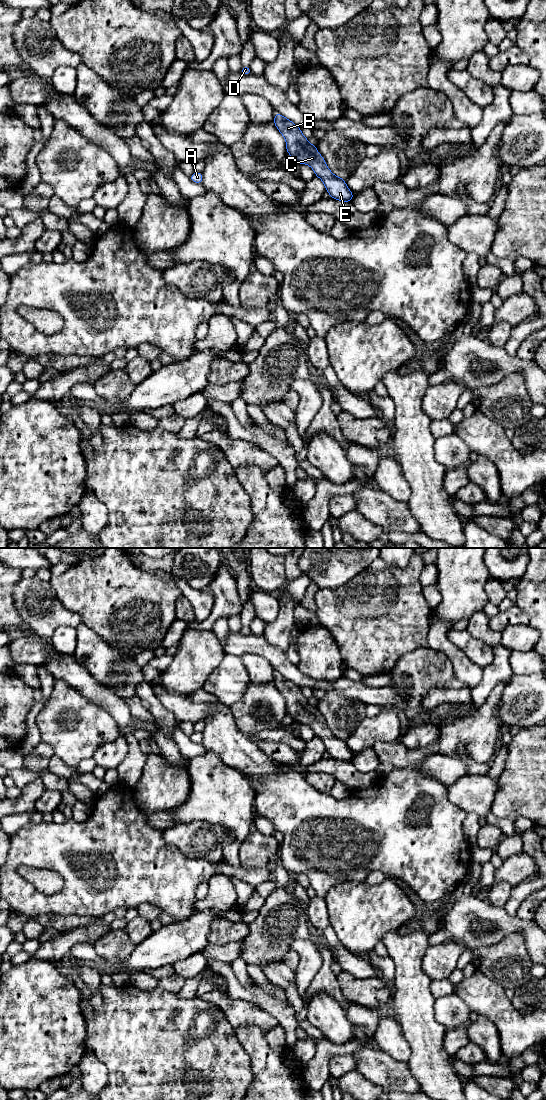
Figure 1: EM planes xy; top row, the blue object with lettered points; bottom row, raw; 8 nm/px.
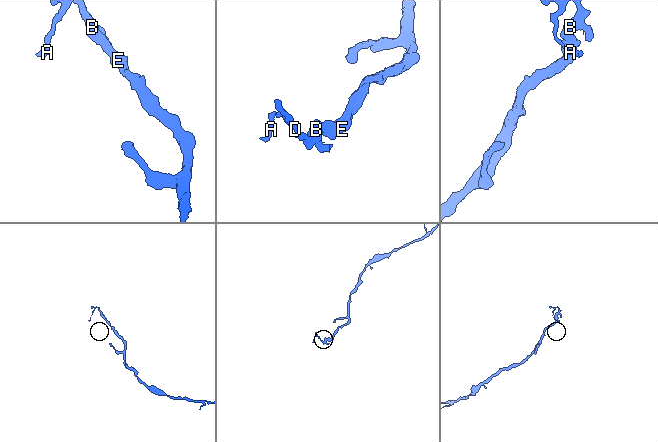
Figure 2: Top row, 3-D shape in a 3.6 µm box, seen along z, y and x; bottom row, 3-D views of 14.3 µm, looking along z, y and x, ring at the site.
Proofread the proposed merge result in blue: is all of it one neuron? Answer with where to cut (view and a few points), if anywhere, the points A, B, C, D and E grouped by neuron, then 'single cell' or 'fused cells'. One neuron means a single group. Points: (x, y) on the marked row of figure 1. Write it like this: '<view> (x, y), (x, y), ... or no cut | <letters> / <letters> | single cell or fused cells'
no cut | A B C D E | single cell

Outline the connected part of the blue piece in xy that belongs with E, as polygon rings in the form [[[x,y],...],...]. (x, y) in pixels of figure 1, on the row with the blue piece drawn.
[[[277,112],[274,116],[274,125],[286,140],[287,154],[291,155],[296,163],[309,165],[314,170],[315,176],[323,181],[332,199],[352,201],[354,194],[349,190],[345,180],[329,170],[317,147],[308,142],[300,127]]]

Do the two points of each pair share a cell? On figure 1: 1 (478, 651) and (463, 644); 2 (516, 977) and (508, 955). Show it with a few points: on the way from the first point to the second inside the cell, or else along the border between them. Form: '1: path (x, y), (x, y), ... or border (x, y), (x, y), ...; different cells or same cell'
1: path (474, 650), (467, 644); same cell
2: path (511, 972), (508, 960); same cell

